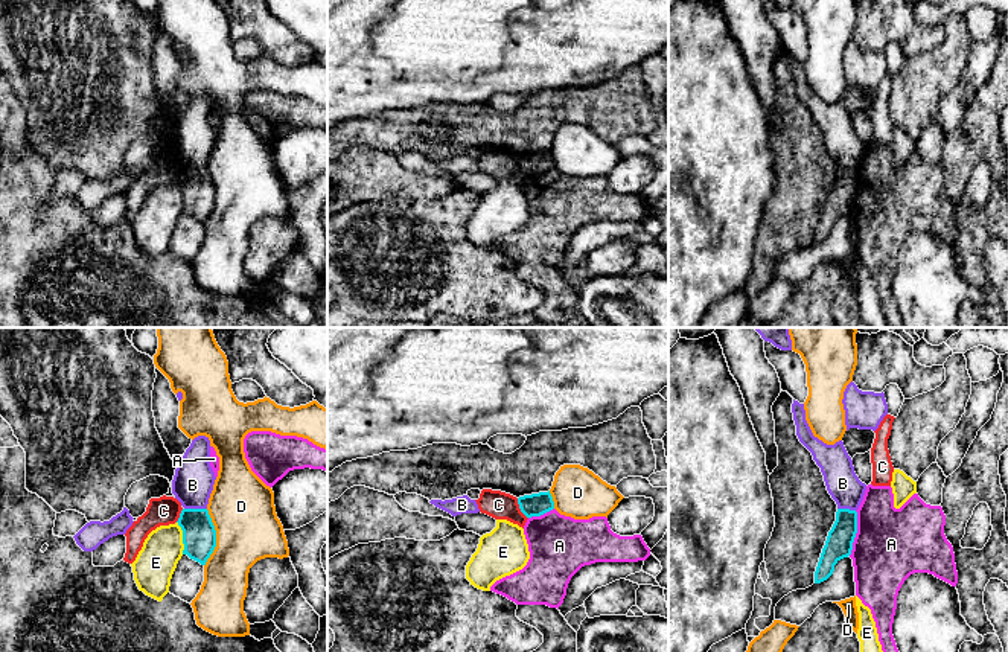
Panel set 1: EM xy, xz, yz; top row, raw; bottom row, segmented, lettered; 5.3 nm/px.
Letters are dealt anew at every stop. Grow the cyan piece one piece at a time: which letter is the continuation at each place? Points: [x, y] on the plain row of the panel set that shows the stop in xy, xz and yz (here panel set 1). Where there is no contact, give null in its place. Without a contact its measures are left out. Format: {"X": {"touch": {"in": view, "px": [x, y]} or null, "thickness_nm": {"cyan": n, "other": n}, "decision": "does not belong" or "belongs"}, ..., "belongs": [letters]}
{"A": {"touch": {"in": "yz", "px": [856, 191]}, "thickness_nm": {"cyan": 140, "other": 380}, "decision": "does not belong"}, "B": {"touch": {"in": "xy", "px": [195, 168]}, "thickness_nm": {"cyan": 180, "other": 220}, "decision": "does not belong"}, "C": {"touch": {"in": "xz", "px": [519, 166]}, "thickness_nm": {"cyan": 120, "other": 150}, "decision": "does not belong"}, "D": {"touch": {"in": "xy", "px": [215, 197]}, "thickness_nm": {"cyan": 180, "other": 340}, "decision": "does not belong"}, "E": {"touch": {"in": "xy", "px": [183, 197]}, "thickness_nm": {"cyan": 180, "other": 220}, "decision": "does not belong"}, "belongs": []}

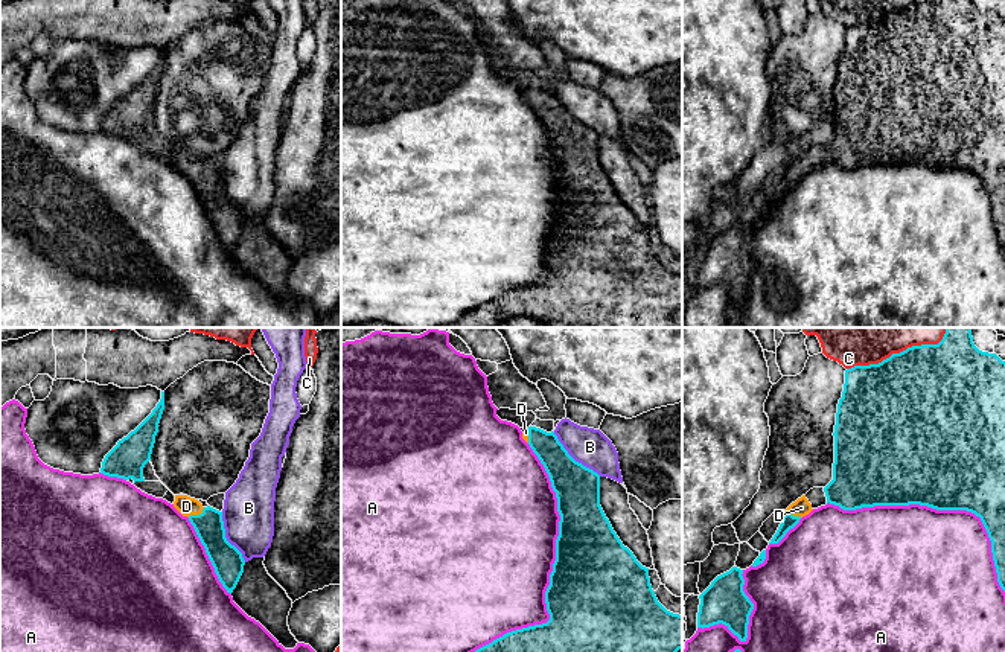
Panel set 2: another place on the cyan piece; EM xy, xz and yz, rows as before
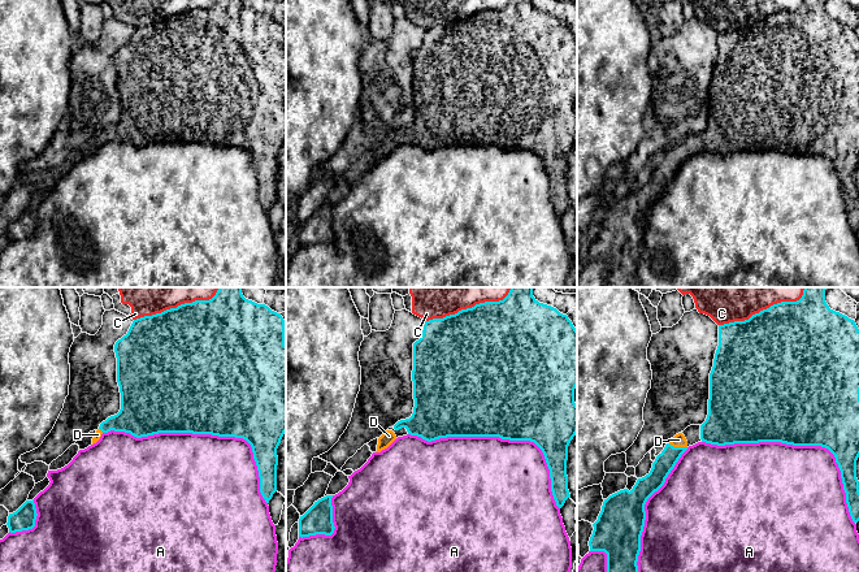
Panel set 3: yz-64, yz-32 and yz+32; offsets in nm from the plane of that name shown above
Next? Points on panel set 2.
{"A": {"touch": {"in": "xz", "px": [550, 238]}, "thickness_nm": {"cyan": 500, "other": 480}, "decision": "does not belong"}, "B": {"touch": {"in": "xz", "px": [573, 118]}, "thickness_nm": {"cyan": 240, "other": 200}, "decision": "does not belong"}, "C": {"touch": {"in": "yz", "px": [893, 12]}, "thickness_nm": {"cyan": 480, "other": 140}, "decision": "does not belong"}, "D": {"touch": {"in": "xy", "px": [195, 174]}, "thickness_nm": {"cyan": 160, "other": 100}, "decision": "belongs"}, "belongs": ["D"]}

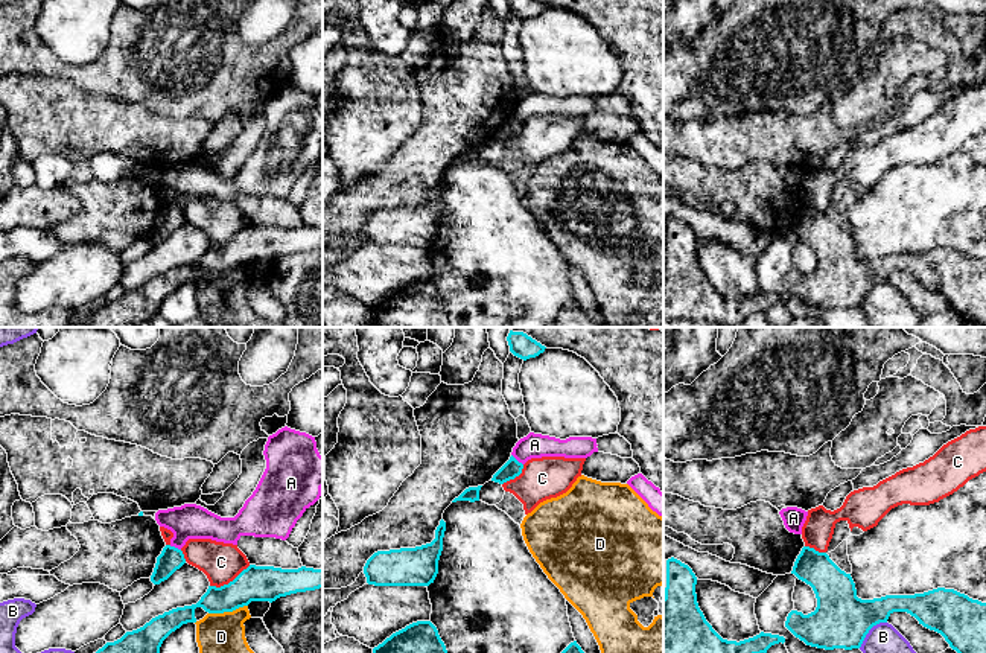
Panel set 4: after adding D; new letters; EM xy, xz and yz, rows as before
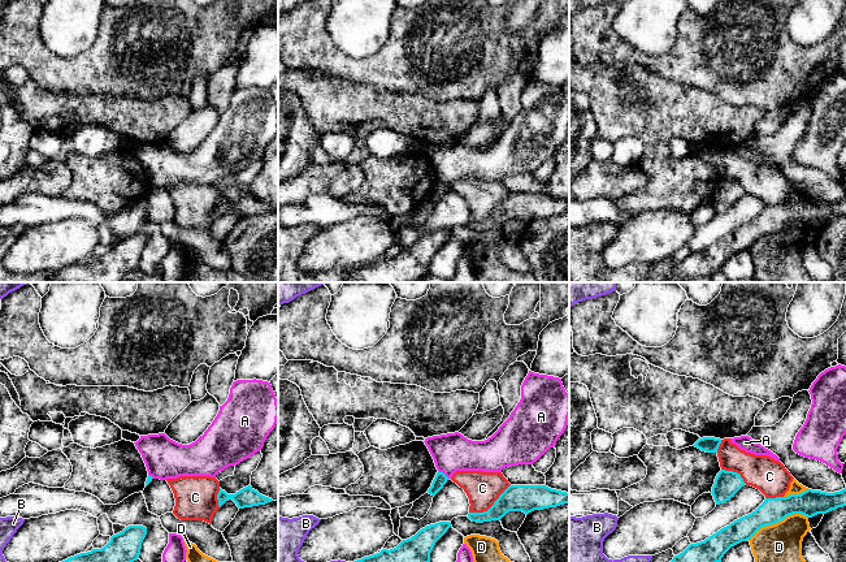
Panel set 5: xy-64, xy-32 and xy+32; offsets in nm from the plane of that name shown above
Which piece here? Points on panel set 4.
{"A": {"touch": {"in": "xz", "px": [516, 119]}, "thickness_nm": {"cyan": 90, "other": 130}, "decision": "does not belong"}, "B": {"touch": {"in": "yz", "px": [869, 288]}, "thickness_nm": {"cyan": 300, "other": 260}, "decision": "does not belong"}, "C": {"touch": {"in": "xy", "px": [230, 241]}, "thickness_nm": {"cyan": 190, "other": 220}, "decision": "does not belong"}, "D": {"touch": {"in": "xy", "px": [227, 270]}, "thickness_nm": {"cyan": 190, "other": 260}, "decision": "does not belong"}, "belongs": []}

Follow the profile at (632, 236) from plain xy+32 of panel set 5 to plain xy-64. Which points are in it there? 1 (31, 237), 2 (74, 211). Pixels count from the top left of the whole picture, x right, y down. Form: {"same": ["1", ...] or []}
{"same": ["1"]}

